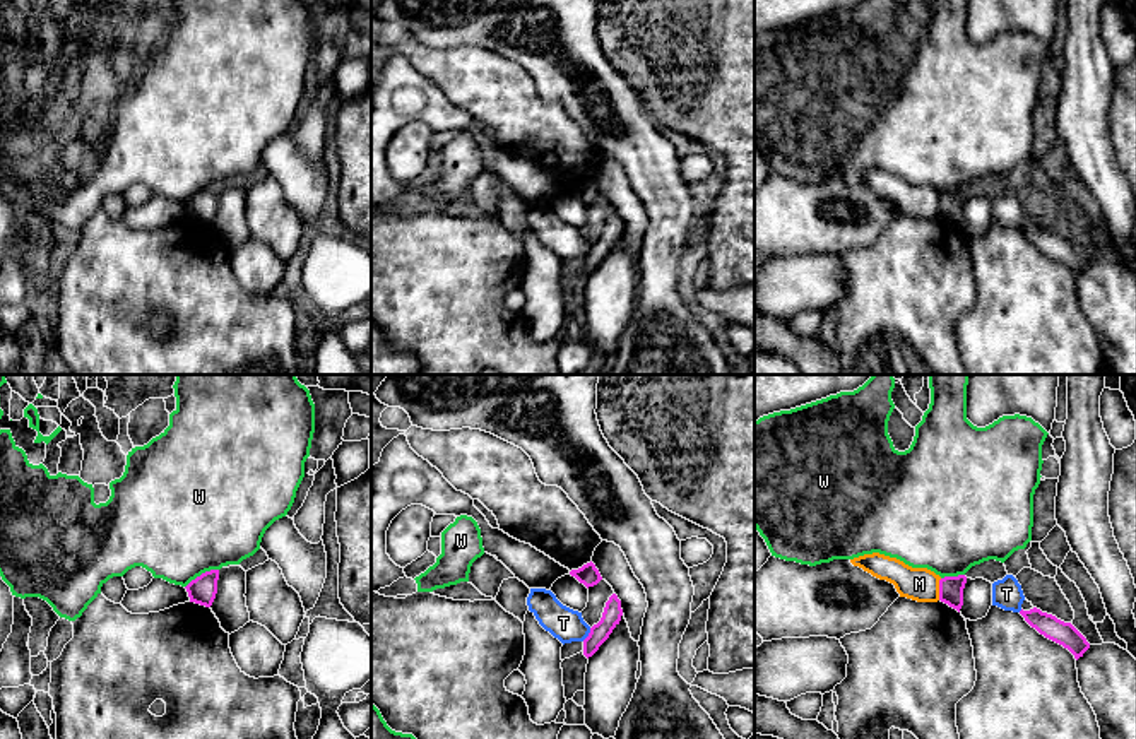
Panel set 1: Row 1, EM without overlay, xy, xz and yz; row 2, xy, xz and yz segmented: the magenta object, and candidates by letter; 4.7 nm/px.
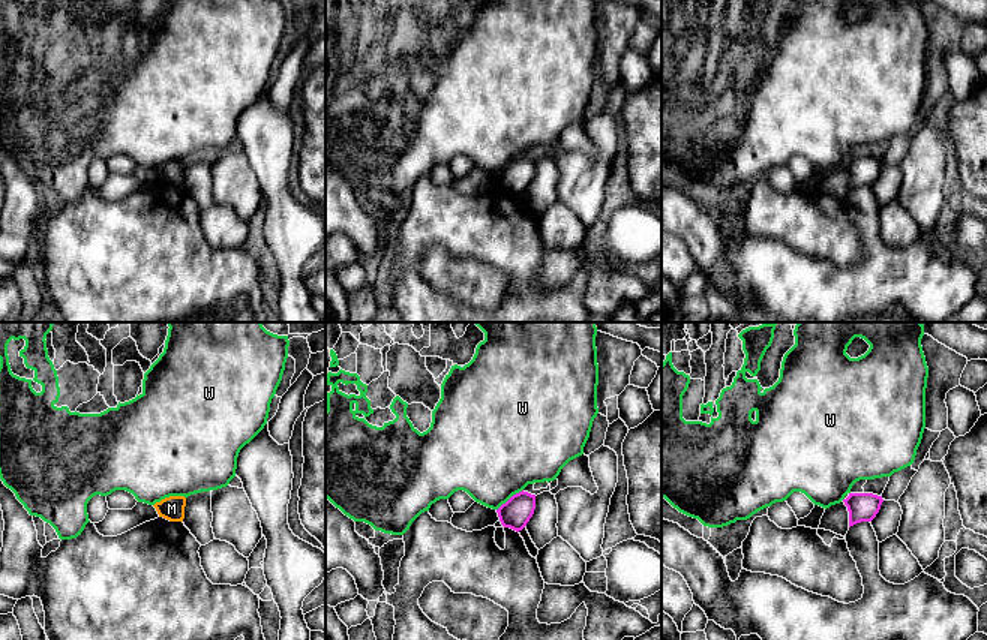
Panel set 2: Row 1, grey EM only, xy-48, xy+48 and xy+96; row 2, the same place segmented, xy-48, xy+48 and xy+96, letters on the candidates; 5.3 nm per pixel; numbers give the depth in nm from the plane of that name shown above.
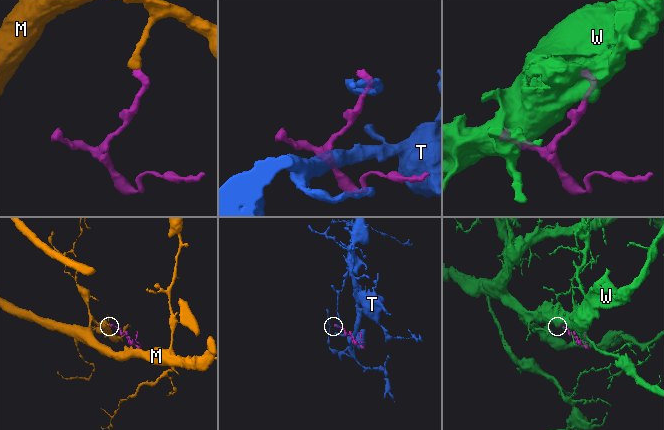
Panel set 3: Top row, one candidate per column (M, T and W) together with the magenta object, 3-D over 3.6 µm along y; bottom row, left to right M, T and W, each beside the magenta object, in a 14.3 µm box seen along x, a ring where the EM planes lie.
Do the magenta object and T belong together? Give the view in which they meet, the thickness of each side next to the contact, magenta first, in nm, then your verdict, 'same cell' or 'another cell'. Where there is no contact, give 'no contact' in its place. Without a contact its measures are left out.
meets magenta in xz; 90 nm thick on the magenta side, 160 nm on the other; another cell

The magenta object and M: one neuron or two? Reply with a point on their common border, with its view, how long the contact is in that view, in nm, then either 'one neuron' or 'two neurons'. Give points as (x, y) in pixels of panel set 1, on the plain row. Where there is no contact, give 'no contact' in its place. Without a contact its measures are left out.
yz (940, 206) | 110 nm | two neurons

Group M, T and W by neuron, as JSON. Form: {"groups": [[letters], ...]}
{"groups": [["M"], ["T"], ["W"]]}

